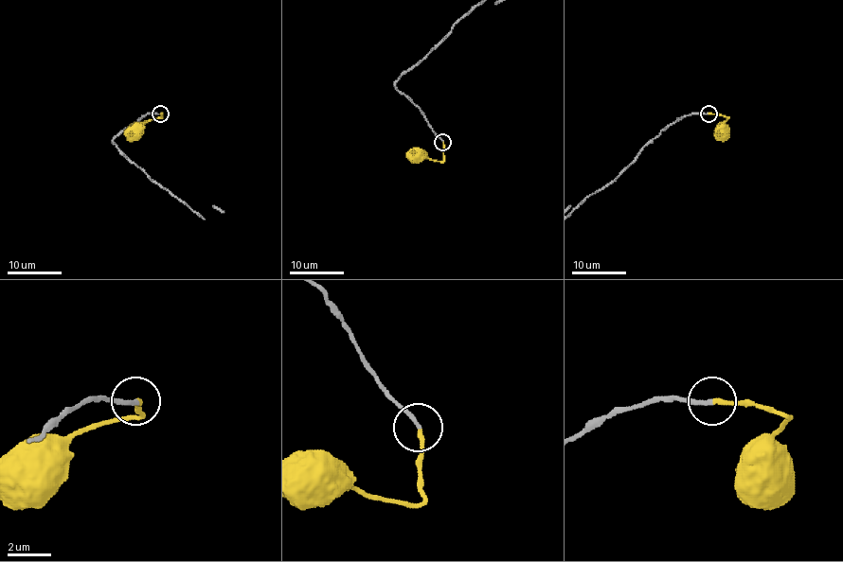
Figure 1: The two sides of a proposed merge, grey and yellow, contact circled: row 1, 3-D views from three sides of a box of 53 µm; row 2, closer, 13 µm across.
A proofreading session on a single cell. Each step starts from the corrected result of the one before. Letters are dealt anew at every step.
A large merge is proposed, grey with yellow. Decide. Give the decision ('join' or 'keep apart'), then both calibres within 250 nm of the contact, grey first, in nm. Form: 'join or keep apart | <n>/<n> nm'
join | 180/200 nm

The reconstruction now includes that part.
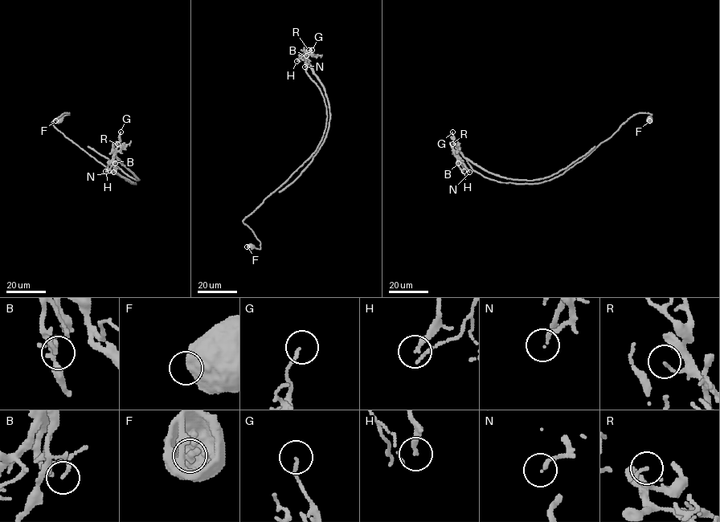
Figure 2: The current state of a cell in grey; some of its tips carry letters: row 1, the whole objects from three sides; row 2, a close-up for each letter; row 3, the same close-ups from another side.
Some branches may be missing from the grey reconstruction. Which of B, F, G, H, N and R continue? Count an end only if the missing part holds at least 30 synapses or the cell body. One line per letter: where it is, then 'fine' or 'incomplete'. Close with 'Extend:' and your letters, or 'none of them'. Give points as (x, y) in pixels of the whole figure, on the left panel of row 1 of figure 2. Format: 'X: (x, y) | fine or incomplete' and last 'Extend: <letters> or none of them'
B: (115, 163) | fine
F: (55, 120) | fine
G: (120, 132) | fine
H: (105, 171) | fine
N: (113, 172) | fine
R: (117, 144) | fine
Extend: none of them

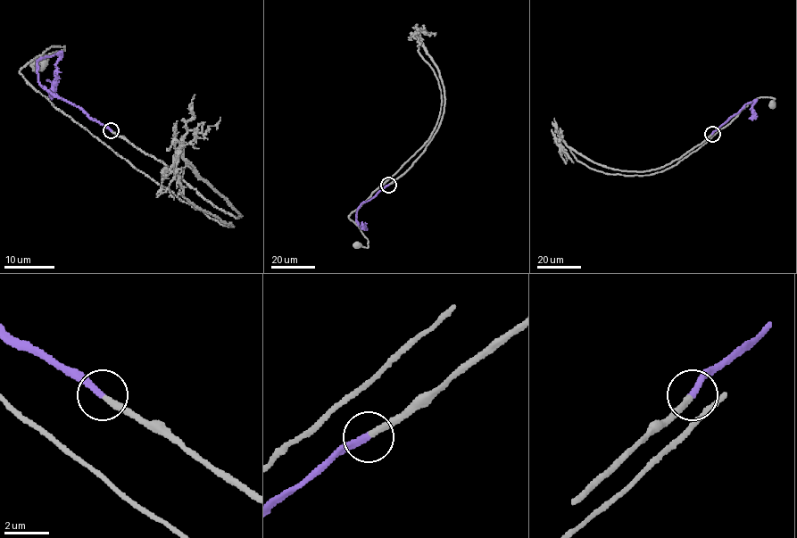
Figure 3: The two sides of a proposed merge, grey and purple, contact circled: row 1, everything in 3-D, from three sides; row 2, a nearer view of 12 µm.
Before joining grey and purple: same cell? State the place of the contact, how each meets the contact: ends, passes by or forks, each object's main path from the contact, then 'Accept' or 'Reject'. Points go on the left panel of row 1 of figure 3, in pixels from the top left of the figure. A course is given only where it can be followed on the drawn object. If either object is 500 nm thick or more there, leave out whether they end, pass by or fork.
Place: (111, 130). At the ring grey ends. At the ring purple ends. Course of grey: (112, 131), (240, 216), (187, 166), (178, 192), (233, 226), (180, 201), (20, 73), (63, 47), (29, 66). Course of purple: (112, 131), (78, 107), (55, 97), (37, 79), (36, 63), (56, 54), (59, 61), (53, 89), (46, 79). Accept

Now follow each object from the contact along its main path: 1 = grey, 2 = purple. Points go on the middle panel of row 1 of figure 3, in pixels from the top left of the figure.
1: (388, 185), (442, 118), (442, 81), (420, 44), (441, 90), (437, 123), (349, 216), (368, 240), (352, 244)
2: (388, 185), (364, 201), (356, 211), (357, 223), (365, 227), (360, 226)

